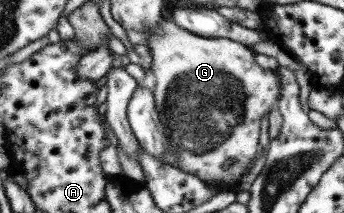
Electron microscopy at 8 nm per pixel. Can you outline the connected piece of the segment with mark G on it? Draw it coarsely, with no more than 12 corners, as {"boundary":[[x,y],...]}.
{"boundary":[[144,32],[179,169],[237,191],[280,77],[249,46]]}

